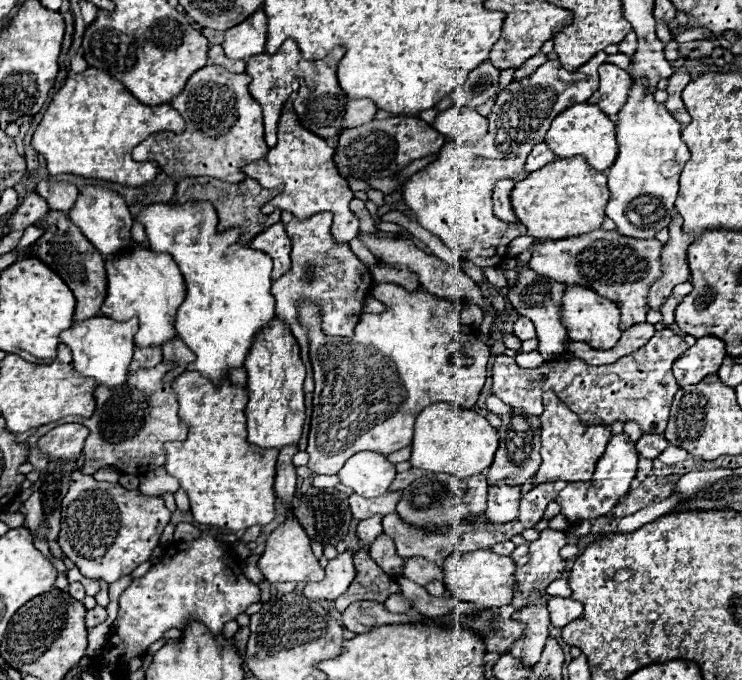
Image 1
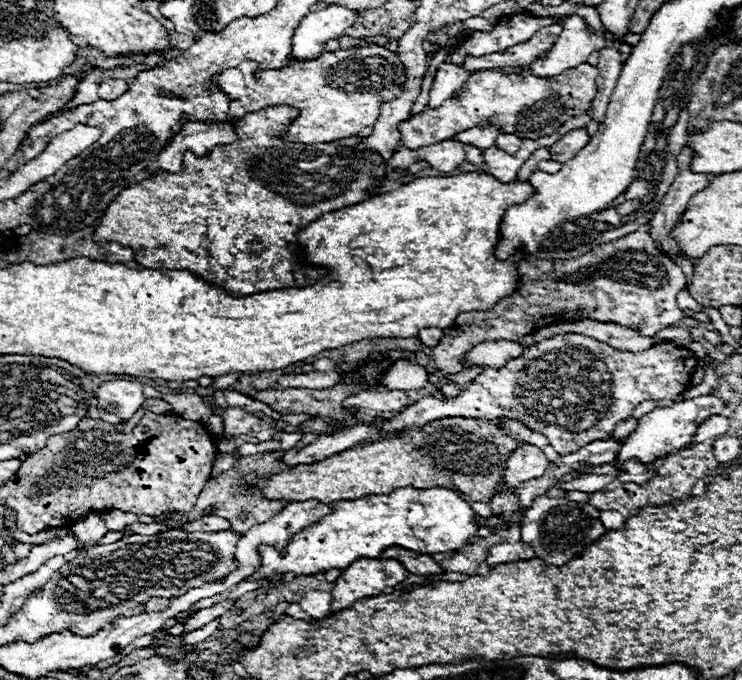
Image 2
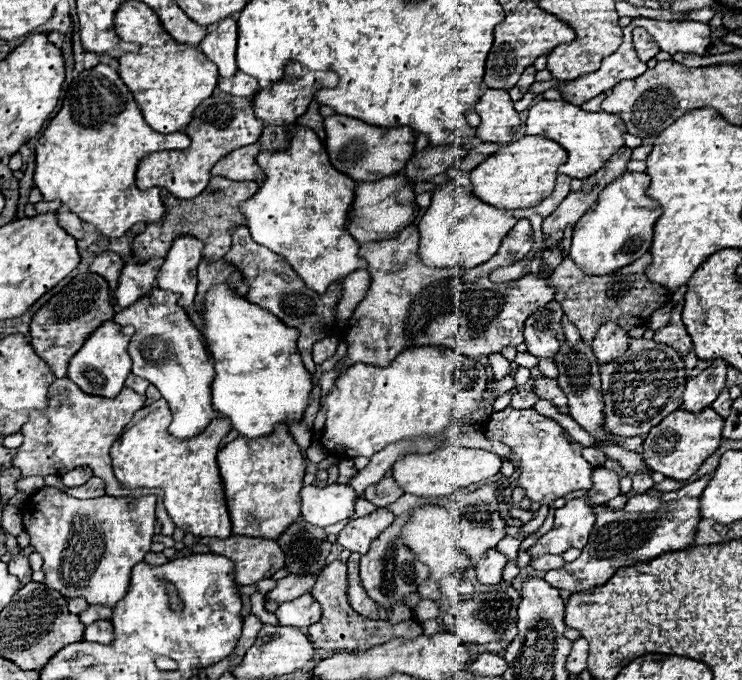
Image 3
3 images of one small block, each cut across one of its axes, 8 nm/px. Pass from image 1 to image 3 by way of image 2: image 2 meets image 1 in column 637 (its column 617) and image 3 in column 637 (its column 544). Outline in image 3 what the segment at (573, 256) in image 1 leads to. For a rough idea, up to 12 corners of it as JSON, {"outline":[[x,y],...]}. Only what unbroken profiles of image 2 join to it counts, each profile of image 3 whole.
{"outline":[[652,254],[590,276],[566,258],[556,302],[588,344],[602,322],[644,326],[672,292],[644,276]]}

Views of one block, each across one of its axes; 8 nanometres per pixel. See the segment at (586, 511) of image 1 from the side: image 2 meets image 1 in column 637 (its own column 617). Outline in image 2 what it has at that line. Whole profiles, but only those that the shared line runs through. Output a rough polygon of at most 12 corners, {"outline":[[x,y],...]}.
{"outline":[[714,396],[654,408],[614,462],[648,466],[676,454],[726,404]]}

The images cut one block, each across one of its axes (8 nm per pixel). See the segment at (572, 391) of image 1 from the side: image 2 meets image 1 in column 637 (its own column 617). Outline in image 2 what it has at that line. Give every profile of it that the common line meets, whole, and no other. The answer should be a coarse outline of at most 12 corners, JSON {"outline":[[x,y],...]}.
{"outline":[[540,340],[458,396],[420,398],[382,434],[498,418],[560,456],[606,438],[644,400],[676,400],[698,360]]}

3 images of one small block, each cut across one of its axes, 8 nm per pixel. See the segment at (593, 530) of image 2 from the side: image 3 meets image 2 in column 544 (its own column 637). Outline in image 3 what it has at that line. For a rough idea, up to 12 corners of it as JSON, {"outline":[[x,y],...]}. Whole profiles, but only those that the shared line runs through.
{"outline":[[712,476],[596,506],[578,560],[546,572],[592,592],[622,566],[696,544]]}

